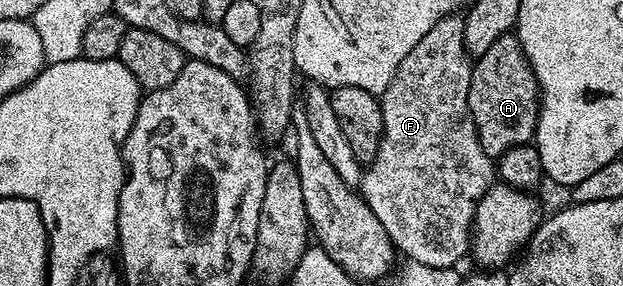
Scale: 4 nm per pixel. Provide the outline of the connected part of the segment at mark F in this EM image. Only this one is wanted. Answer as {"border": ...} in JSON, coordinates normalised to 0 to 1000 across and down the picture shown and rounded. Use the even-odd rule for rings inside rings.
{"border":[[[743,56],[713,59],[677,122],[671,164],[645,206],[632,276],[608,343],[616,455],[604,549],[583,594],[575,650],[584,706],[623,811],[631,860],[640,881],[644,871],[657,916],[690,937],[727,937],[738,927],[745,895],[753,895],[758,769],[770,703],[793,643],[791,552],[774,528],[767,458],[751,402],[758,231],[745,164]]]}

